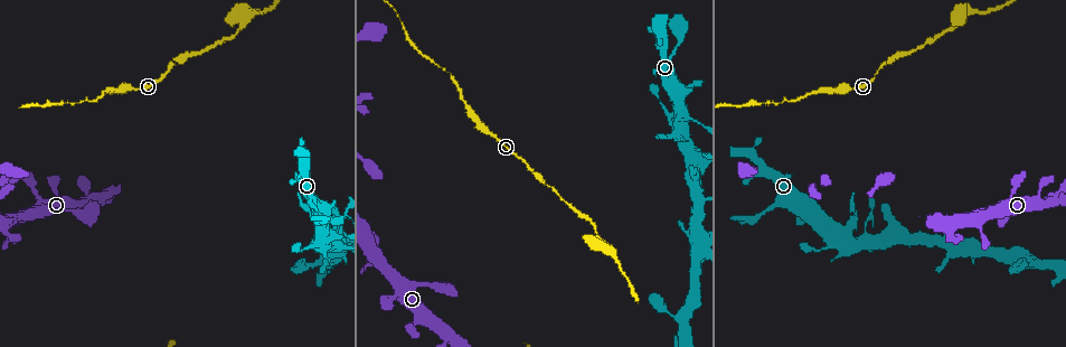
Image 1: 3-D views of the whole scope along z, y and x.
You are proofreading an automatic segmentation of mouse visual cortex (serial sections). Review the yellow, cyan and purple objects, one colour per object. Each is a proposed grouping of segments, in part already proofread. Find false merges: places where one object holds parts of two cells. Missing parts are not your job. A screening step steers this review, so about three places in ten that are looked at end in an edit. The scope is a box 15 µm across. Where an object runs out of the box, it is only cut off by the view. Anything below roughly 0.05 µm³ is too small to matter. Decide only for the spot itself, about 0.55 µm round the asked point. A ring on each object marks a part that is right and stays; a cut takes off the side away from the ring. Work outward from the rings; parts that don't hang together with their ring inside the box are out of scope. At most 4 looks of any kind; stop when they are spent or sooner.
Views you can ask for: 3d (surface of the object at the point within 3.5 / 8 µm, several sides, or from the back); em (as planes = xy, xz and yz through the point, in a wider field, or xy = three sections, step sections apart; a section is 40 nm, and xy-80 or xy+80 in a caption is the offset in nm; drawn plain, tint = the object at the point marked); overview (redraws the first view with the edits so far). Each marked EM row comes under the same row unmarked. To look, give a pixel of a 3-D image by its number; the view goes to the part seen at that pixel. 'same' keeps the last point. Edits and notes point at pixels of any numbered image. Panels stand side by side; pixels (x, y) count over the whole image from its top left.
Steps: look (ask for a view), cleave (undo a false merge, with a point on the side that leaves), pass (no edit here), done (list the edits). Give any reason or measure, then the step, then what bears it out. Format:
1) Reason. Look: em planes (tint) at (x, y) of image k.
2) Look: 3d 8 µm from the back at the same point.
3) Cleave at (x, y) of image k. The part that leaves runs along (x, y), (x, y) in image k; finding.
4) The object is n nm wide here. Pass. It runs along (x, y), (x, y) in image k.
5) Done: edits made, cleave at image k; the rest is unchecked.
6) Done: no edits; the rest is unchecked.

Thick turns thin. Look: 3d 8 µm at (244, 19) of image 1.

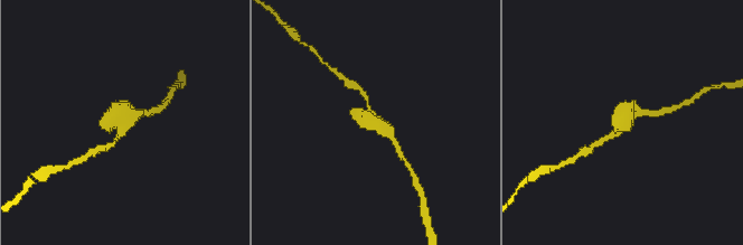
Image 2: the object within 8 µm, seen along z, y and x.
Closer look. Look: 3d 3.5 µm at (626, 121) of image 2.

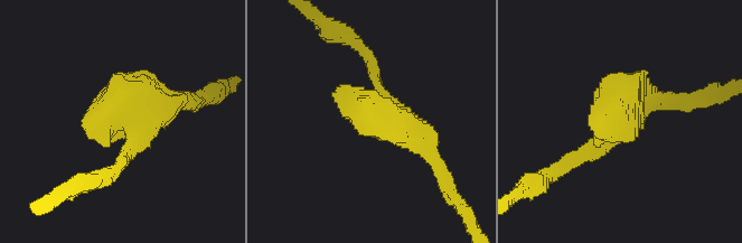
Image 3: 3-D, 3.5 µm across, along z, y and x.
Shape alone is not enough. Look: em xy step 3 (tint) at (621, 121) of image 3.

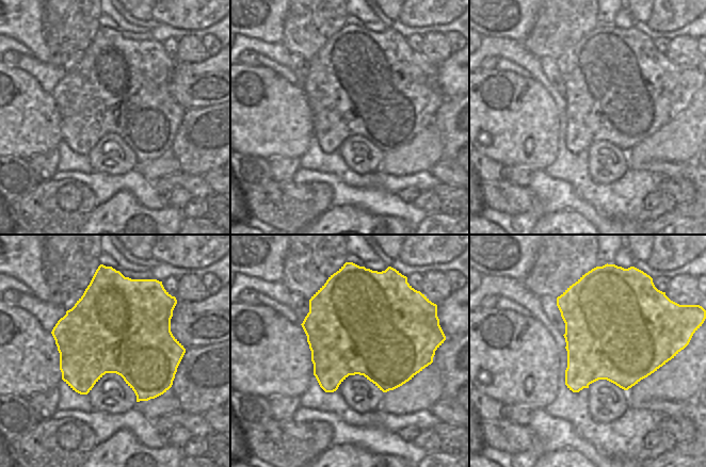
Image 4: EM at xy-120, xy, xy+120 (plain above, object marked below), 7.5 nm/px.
Pass. It runs along (369, 64), (390, 119), (438, 165) in image 3; continuous, no second cell.

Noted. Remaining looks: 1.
Thin arm on a thick one. Look: 3d 3.5 µm at (690, 150) of image 1.

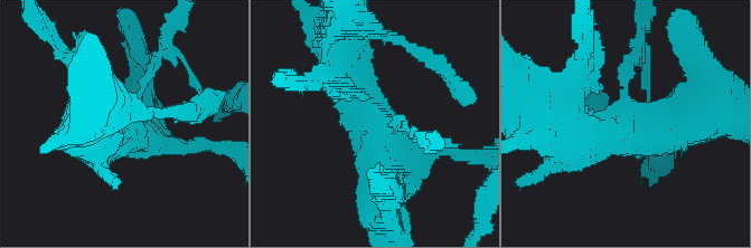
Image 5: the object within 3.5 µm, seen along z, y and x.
Cleave at (639, 60) of image 5. The part that leaves runs along (623, 91), (641, 28) in image 5; a second cell is stuck on.

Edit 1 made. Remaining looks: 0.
Done: edits made, cleave at image 5; the rest is unchecked.

